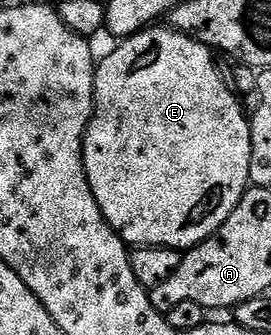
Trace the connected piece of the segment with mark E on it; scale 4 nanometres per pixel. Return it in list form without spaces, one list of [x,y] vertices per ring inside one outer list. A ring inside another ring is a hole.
[[[147,27],[140,33],[133,33],[125,38],[106,58],[97,62],[94,70],[94,113],[90,117],[90,125],[86,129],[86,139],[82,143],[82,166],[86,168],[88,183],[92,187],[92,195],[96,195],[96,203],[104,215],[104,219],[118,232],[118,236],[127,246],[168,247],[185,251],[193,249],[202,241],[206,241],[232,215],[232,211],[240,203],[250,185],[250,164],[252,163],[252,135],[250,134],[250,117],[242,110],[237,101],[231,82],[222,78],[218,65],[214,62],[215,50],[204,43],[192,39],[187,33],[179,33],[169,27]]]

